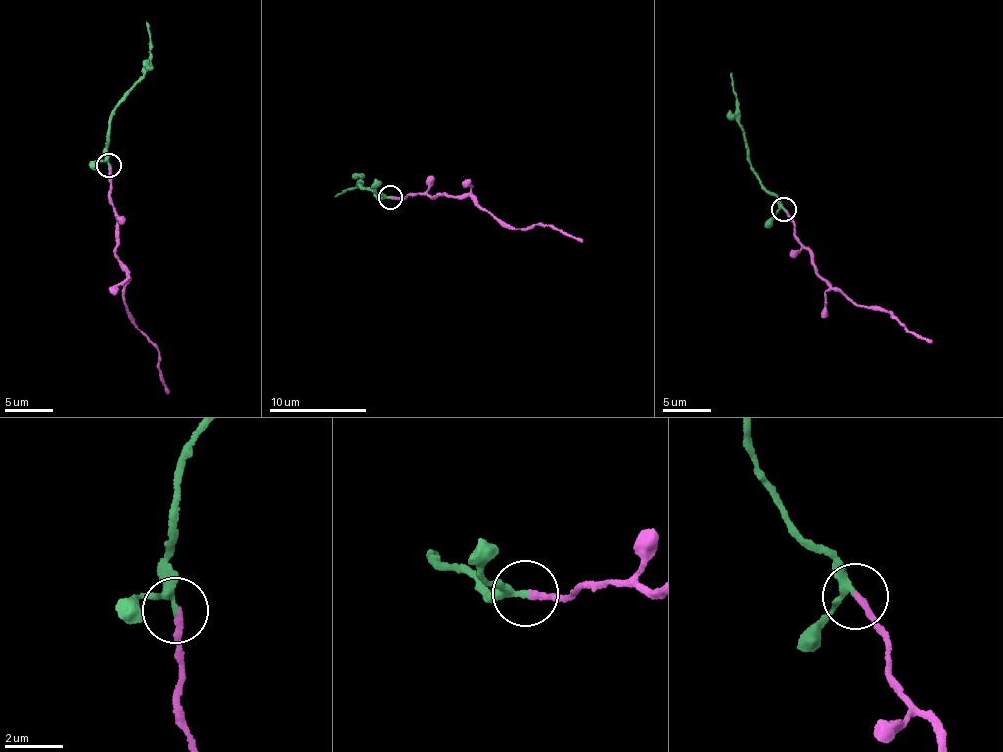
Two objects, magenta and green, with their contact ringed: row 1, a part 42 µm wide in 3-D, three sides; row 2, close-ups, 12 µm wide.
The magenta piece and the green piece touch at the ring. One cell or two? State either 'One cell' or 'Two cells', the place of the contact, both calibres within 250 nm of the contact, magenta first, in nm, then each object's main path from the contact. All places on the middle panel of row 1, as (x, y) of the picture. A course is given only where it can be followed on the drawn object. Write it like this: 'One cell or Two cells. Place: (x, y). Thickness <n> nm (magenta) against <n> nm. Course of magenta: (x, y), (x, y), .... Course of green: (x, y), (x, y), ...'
One cell. Place: (390, 197). Thickness 240 nm (magenta) against 200 nm. Course of magenta: (390, 197), (447, 192), (471, 197), (478, 206), (518, 228), (547, 224), (582, 241). Course of green: (390, 197), (358, 187), (361, 182), (351, 191), (334, 197)

